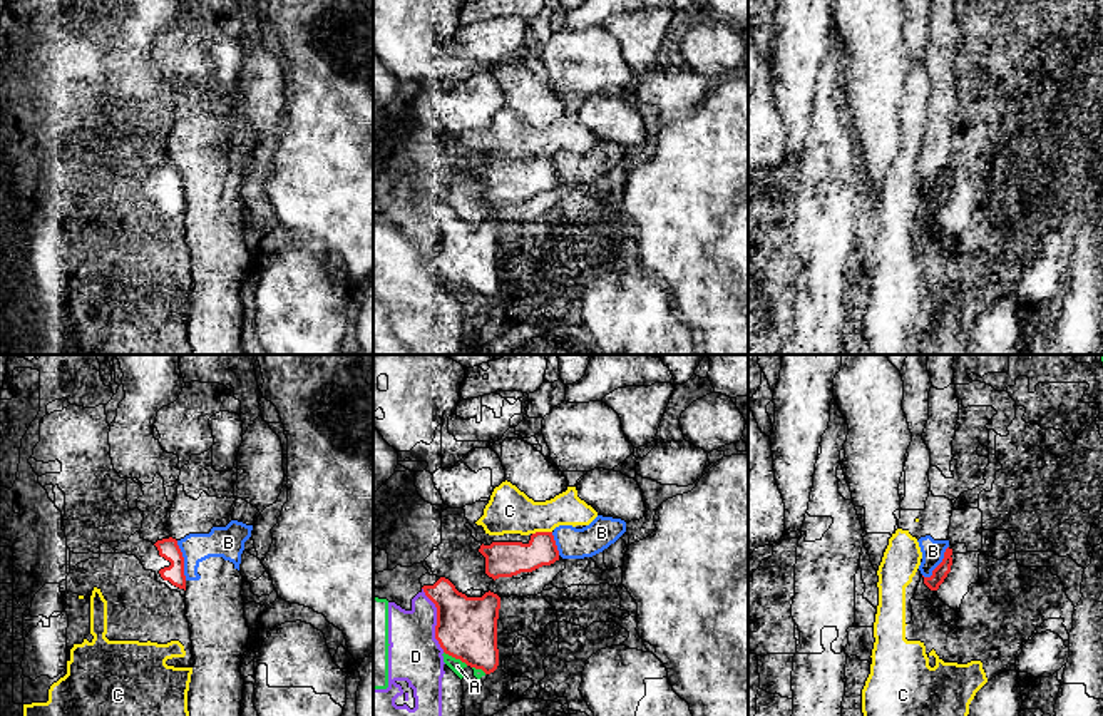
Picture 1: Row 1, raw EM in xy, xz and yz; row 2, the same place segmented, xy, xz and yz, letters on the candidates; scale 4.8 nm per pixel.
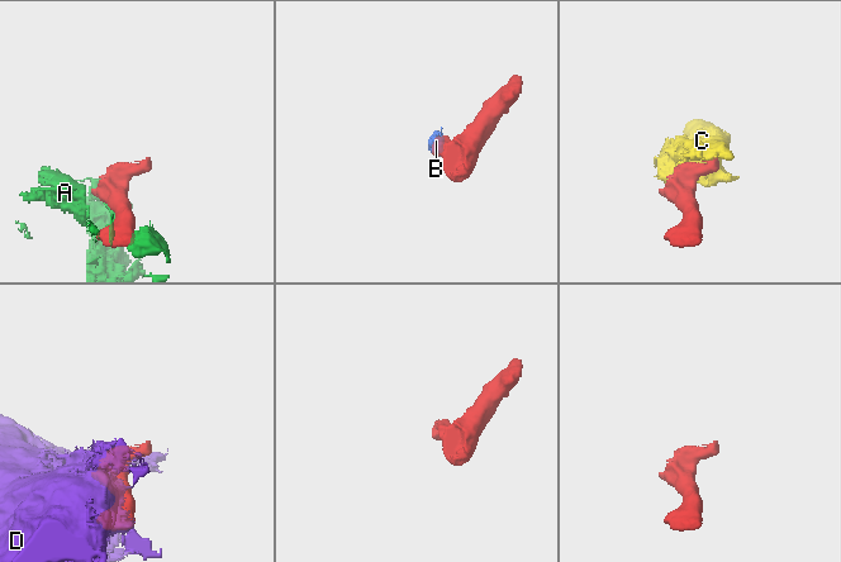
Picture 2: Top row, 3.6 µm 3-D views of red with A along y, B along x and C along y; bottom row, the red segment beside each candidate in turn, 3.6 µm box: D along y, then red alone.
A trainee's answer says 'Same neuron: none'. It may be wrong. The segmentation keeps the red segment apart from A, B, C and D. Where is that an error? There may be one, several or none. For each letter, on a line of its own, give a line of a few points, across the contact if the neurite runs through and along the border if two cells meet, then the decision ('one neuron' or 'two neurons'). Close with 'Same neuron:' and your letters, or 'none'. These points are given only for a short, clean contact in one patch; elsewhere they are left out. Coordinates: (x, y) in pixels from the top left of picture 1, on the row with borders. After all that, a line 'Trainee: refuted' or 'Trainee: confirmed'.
A: two neurons
B: line xy (176, 541), (186, 579); two neurons
C: two neurons
D: two neurons
Same neuron: none
Trainee: confirmed

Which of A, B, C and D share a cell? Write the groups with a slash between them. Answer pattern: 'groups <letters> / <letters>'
groups A D / B / C

